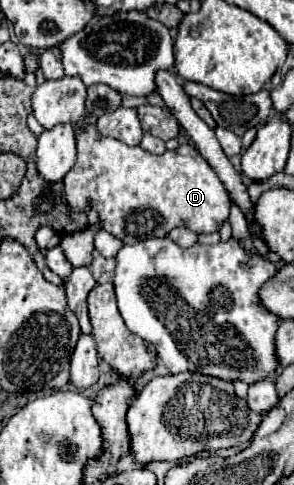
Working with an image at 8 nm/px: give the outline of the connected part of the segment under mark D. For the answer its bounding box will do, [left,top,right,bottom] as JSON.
[64,124,230,244]

